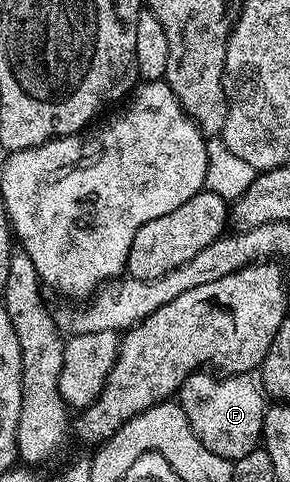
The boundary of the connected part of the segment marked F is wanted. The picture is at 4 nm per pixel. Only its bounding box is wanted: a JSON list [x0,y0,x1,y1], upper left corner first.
[179,372,267,460]

